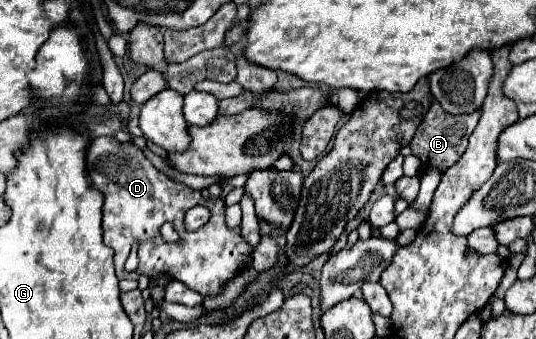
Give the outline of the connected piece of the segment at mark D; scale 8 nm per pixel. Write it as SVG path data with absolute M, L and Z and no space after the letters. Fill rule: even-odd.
M96 137L96 141L90 143L86 163L88 163L88 175L94 183L94 187L106 195L104 209L102 209L102 213L104 213L104 221L102 221L104 243L114 249L114 265L116 265L116 277L118 279L128 279L130 277L130 279L138 281L140 275L146 275L146 277L152 279L152 277L158 277L158 275L164 273L170 279L180 281L186 287L190 287L192 291L200 293L202 297L208 297L208 295L214 297L222 291L222 287L232 277L242 273L244 263L252 257L252 245L248 245L248 241L242 237L240 227L230 229L226 225L226 221L224 221L224 211L226 211L224 199L204 199L200 195L200 191L194 191L194 189L190 189L190 187L186 187L178 181L172 181L168 175L160 173L134 143L118 143L114 137ZM194 205L206 205L212 211L212 217L204 227L200 227L194 233L188 233L184 229L184 215ZM164 223L174 225L174 229L180 235L182 243L168 243L168 241L162 239L160 227ZM128 247L136 247L136 253L138 253L138 259L140 259L138 271L134 271L134 273L124 271L124 261L128 259Z

